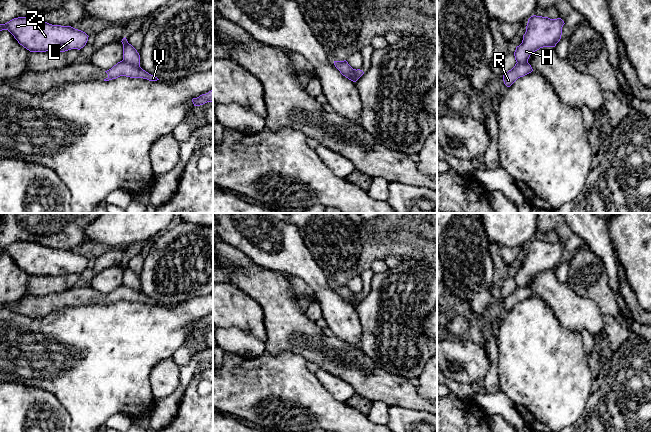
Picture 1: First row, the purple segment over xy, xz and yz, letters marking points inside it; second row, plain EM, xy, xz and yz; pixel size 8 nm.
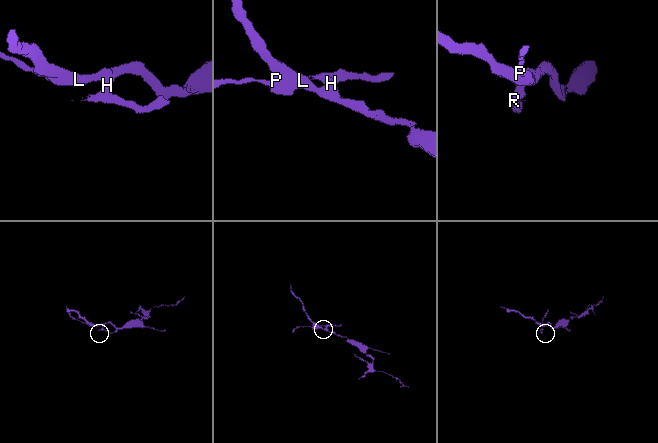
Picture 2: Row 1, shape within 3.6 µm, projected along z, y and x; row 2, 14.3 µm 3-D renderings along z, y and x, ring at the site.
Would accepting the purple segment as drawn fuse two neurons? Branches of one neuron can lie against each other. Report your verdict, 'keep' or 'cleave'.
cleave

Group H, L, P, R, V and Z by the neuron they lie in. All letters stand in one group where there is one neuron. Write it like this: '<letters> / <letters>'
H L P Z / R V

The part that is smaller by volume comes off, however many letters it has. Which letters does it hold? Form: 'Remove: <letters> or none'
Remove: R, V

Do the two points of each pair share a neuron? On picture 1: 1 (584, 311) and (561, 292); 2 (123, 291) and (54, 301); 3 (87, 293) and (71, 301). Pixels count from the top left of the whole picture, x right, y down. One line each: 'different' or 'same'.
1: same
2: same
3: same

